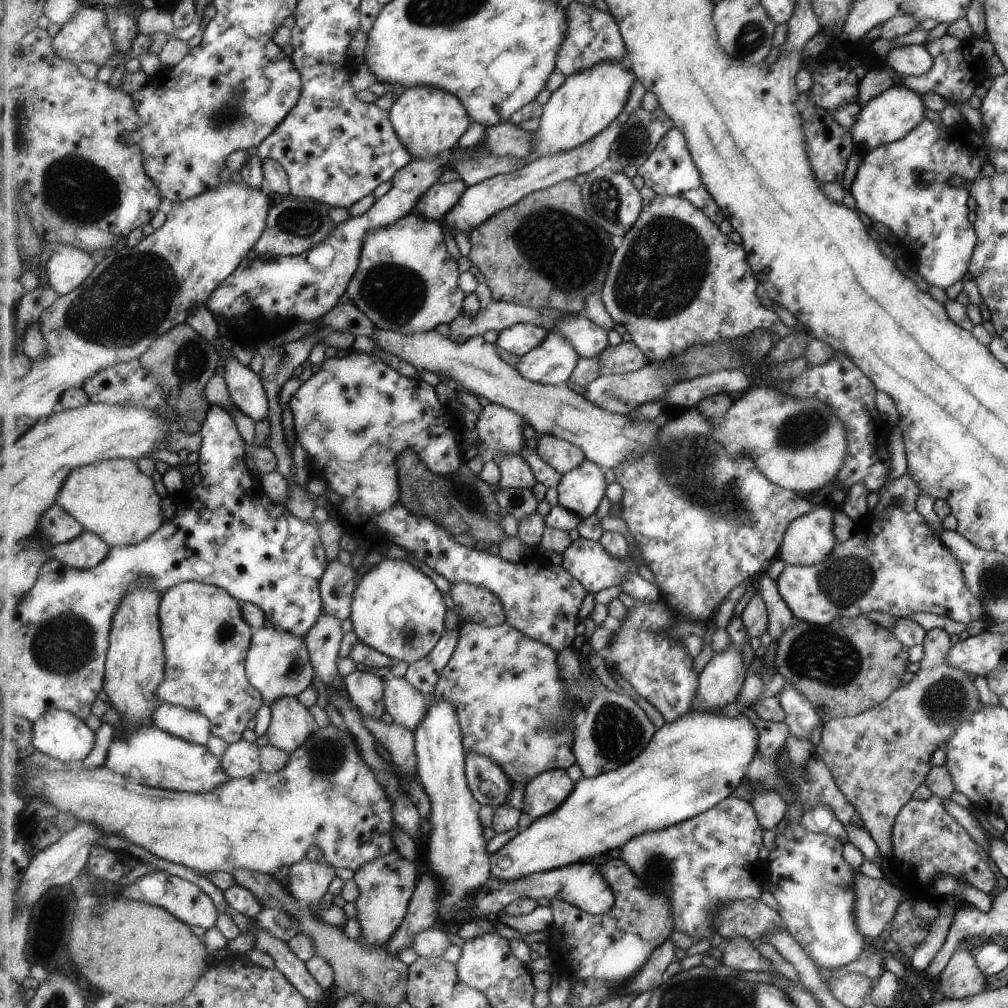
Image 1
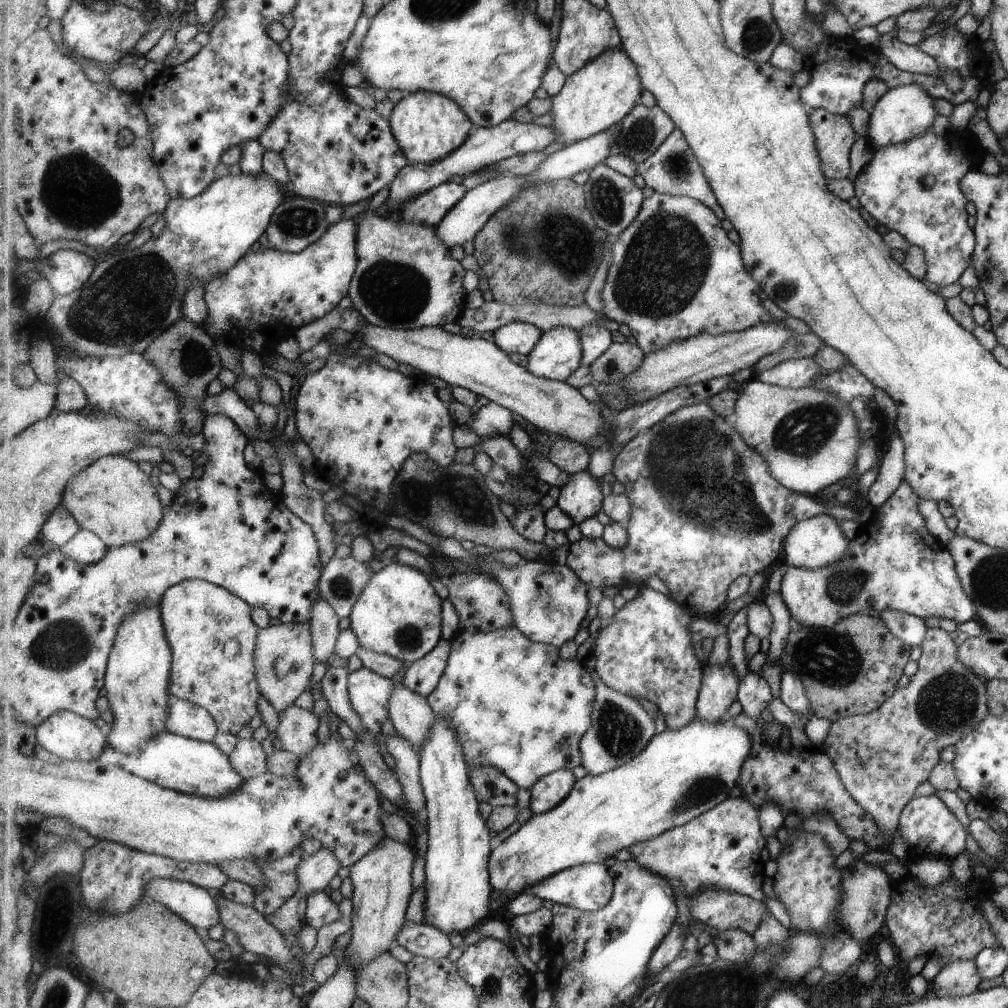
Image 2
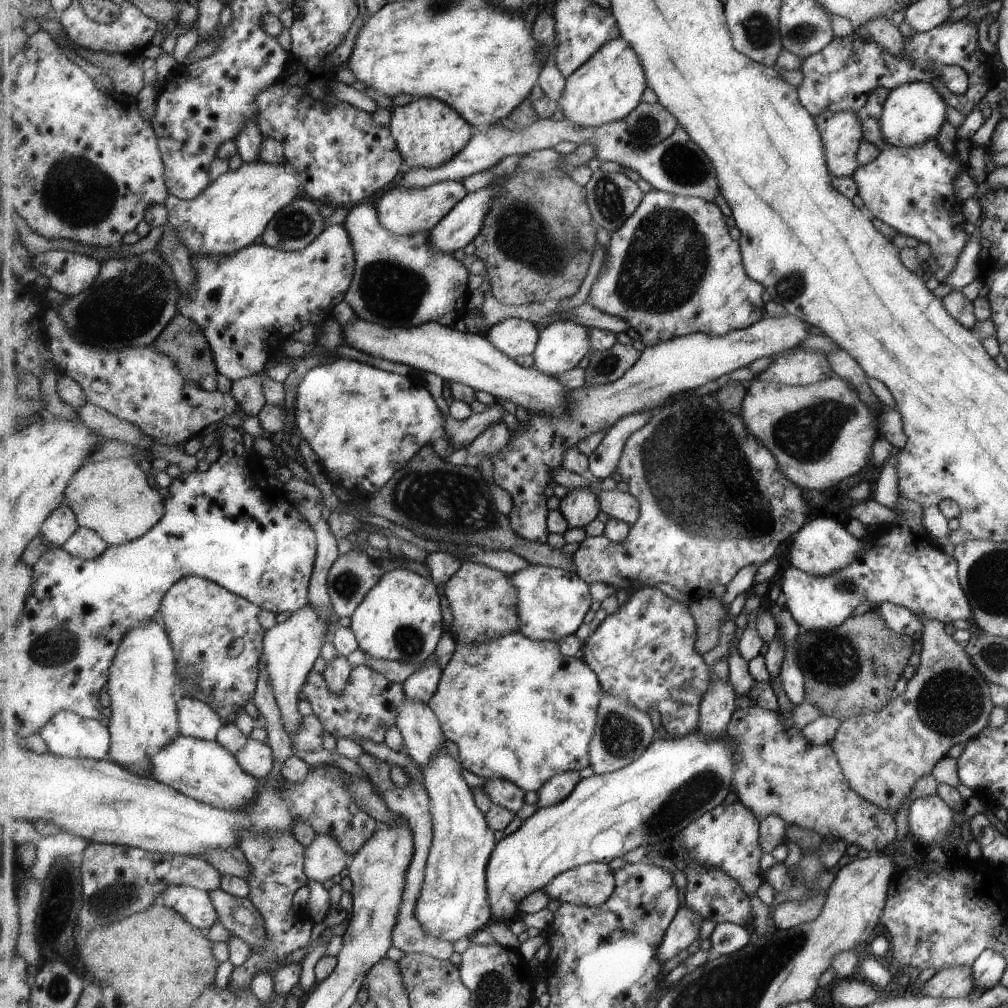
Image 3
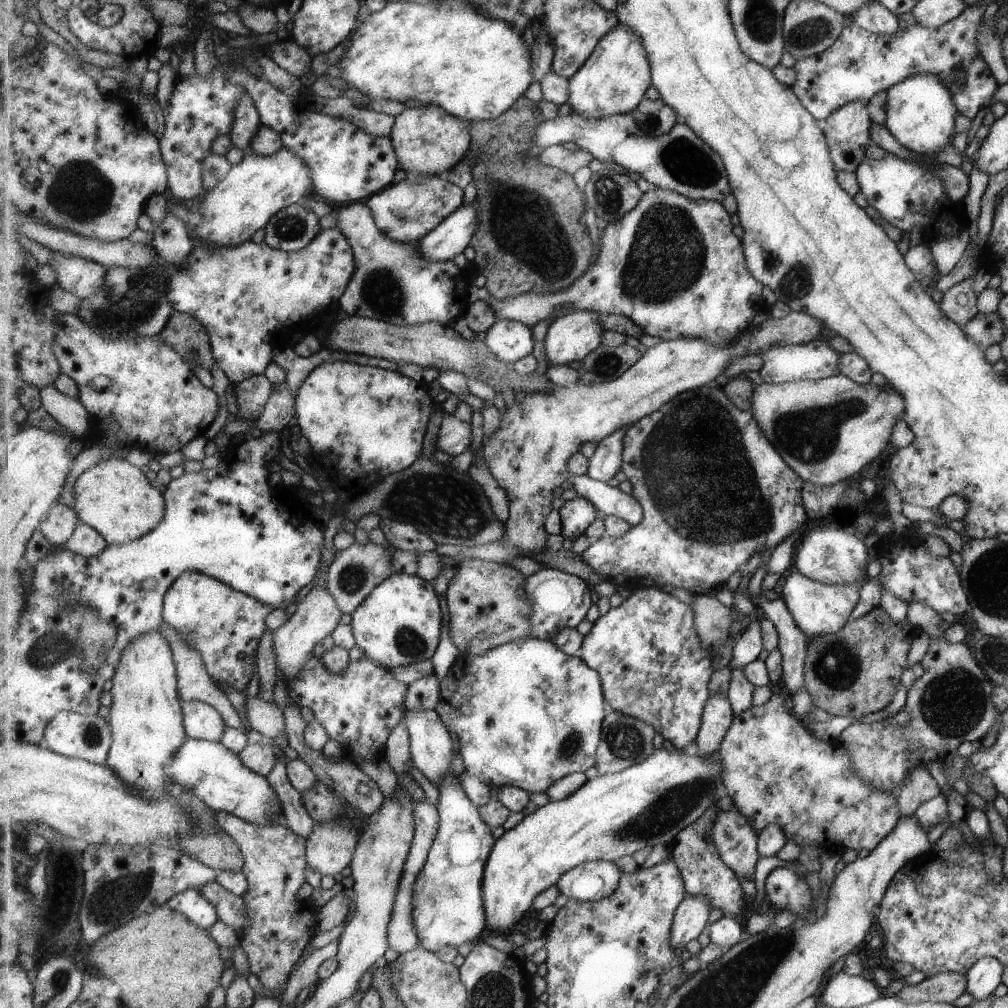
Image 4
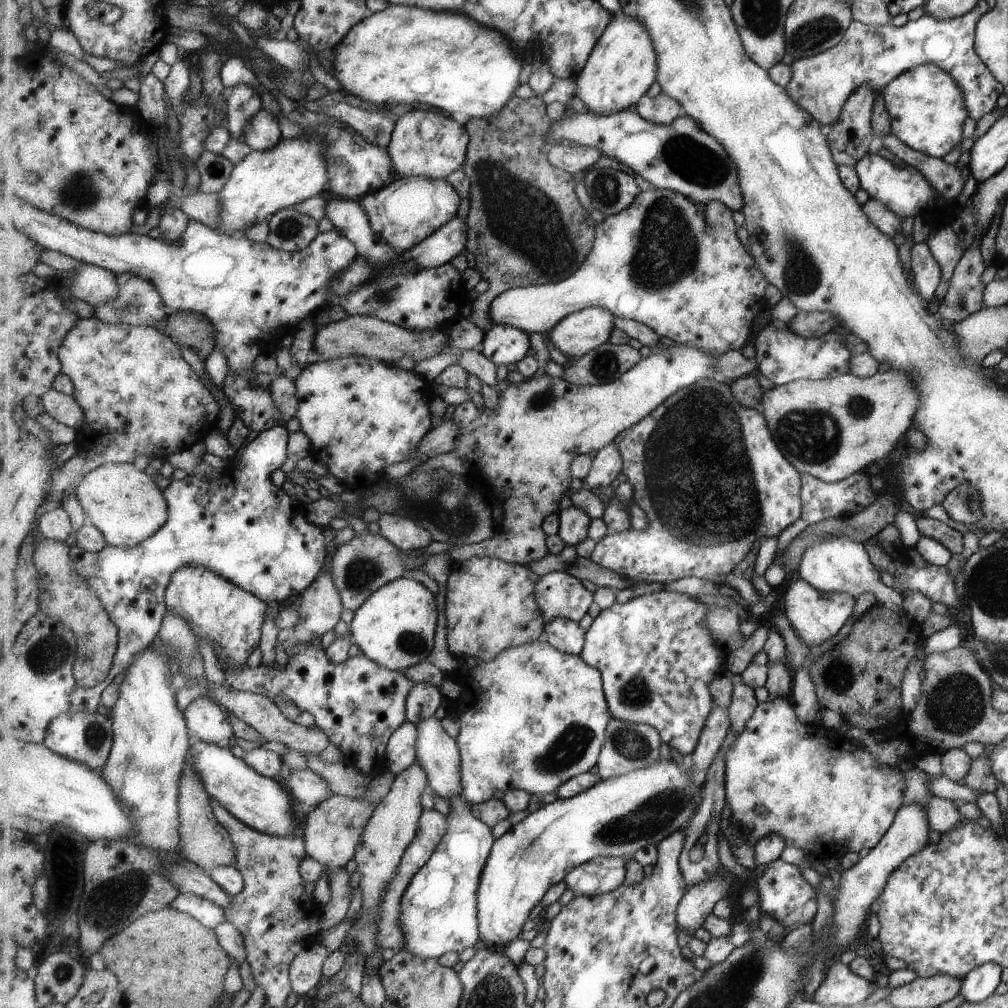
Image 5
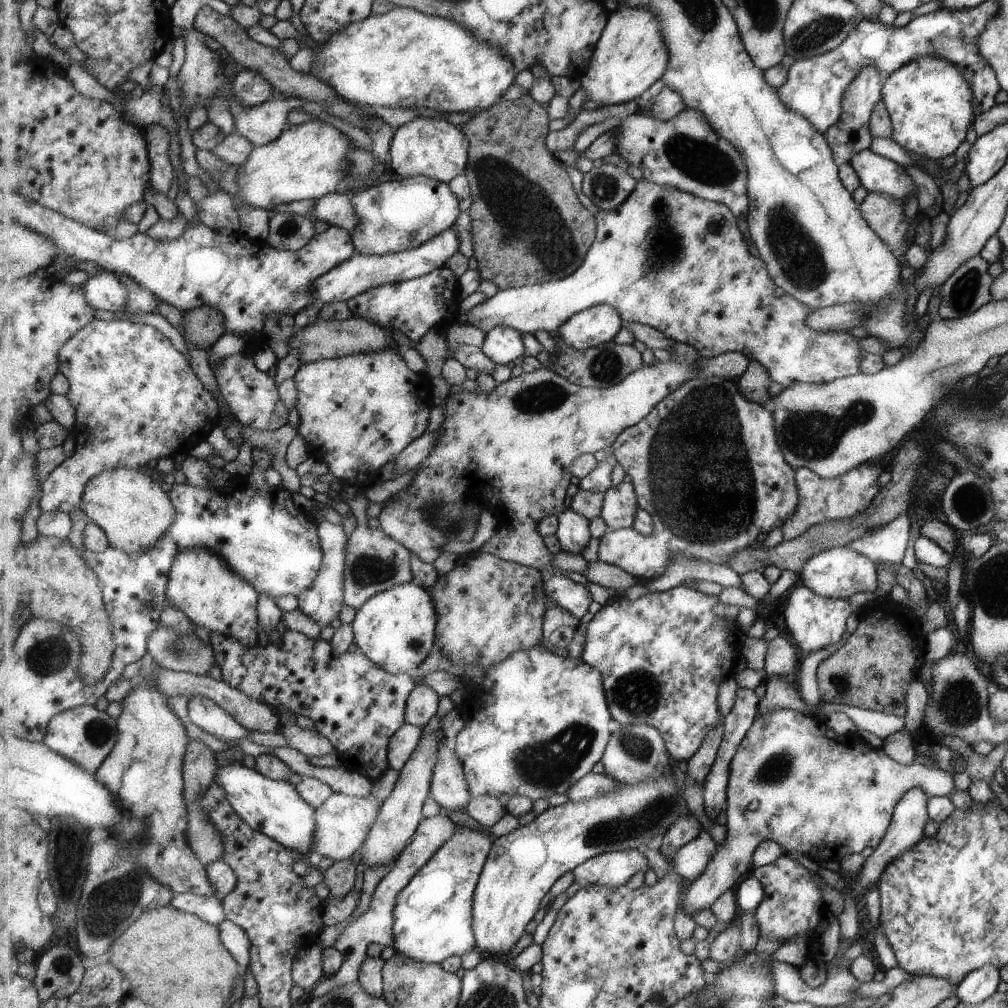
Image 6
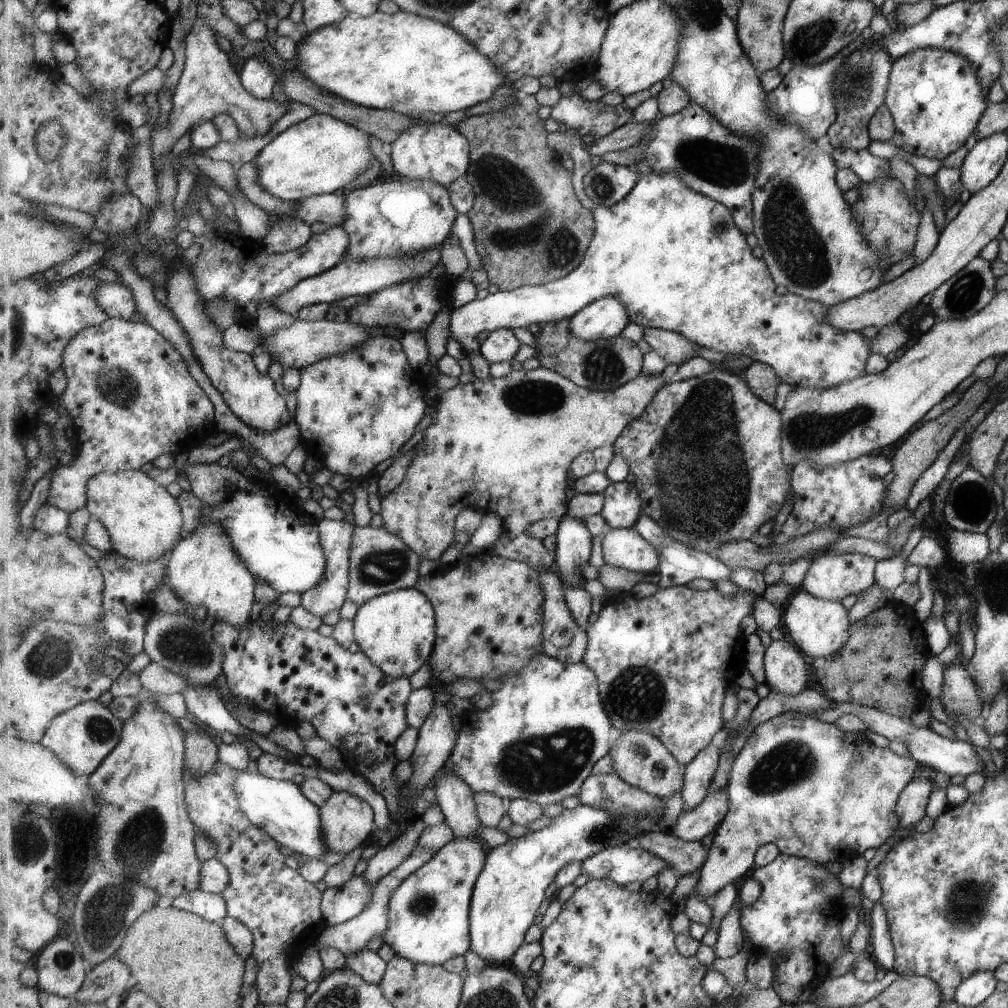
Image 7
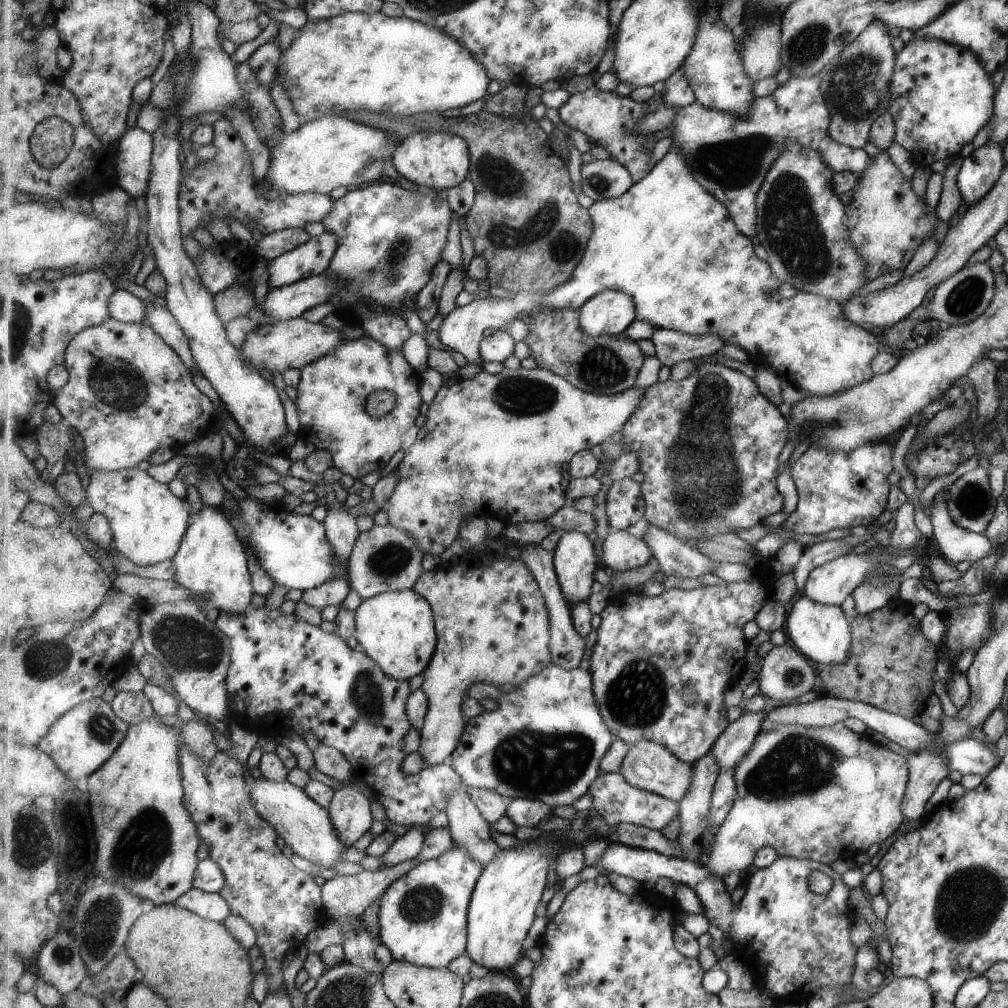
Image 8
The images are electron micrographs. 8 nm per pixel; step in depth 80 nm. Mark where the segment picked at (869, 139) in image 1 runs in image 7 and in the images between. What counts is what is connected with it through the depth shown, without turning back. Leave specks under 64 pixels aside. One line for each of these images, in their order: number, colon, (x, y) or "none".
2: (903, 112)
3: (912, 113)
4: (920, 110)
5: (926, 108)
6: (930, 105)
7: (935, 97)

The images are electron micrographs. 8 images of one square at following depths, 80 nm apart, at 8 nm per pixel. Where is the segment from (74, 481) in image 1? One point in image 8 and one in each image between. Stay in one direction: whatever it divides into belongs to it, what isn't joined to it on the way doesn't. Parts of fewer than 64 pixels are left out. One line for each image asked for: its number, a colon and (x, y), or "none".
2: (113, 497)
3: (114, 497)
4: (115, 497)
5: (126, 504)
6: (135, 512)
7: (146, 522)
8: (149, 522)

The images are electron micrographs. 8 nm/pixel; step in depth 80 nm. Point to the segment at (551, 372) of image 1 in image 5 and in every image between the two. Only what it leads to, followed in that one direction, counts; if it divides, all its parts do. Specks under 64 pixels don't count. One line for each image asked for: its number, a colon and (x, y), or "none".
2: (558, 354)
3: (563, 344)
4: (571, 337)
5: (584, 330)

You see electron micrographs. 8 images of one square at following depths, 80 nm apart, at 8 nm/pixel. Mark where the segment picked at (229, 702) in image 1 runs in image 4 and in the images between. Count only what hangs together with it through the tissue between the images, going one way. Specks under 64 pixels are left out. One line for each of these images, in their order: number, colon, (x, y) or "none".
2: (200, 617)
3: (203, 618)
4: (226, 625)

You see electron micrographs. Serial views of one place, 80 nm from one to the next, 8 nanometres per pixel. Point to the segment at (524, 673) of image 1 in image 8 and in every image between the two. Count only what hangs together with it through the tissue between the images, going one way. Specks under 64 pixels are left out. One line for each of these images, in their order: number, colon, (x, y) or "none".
2: (516, 704)
3: (519, 709)
4: (526, 714)
5: (533, 718)
6: (540, 721)
7: (547, 726)
8: (545, 742)

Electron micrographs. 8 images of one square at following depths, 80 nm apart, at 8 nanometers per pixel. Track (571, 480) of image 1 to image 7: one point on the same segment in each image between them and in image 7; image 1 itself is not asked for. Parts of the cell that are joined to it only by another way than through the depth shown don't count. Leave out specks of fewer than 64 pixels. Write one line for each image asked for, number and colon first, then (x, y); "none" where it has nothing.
2: (582, 497)
3: (581, 507)
4: (579, 514)
5: (575, 523)
6: (574, 532)
7: (575, 541)

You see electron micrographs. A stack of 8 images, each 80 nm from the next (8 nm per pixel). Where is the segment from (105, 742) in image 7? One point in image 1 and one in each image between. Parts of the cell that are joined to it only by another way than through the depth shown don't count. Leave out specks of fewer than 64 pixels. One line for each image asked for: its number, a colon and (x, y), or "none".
1: (62, 734)
2: (70, 736)
3: (69, 734)
4: (71, 734)
5: (83, 736)
6: (87, 736)

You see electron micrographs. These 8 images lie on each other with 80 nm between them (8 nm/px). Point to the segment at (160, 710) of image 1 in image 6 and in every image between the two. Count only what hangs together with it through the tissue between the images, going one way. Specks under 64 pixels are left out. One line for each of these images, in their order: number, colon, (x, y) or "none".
2: (185, 718)
3: (198, 719)
4: (202, 721)
5: (208, 722)
6: (206, 713)

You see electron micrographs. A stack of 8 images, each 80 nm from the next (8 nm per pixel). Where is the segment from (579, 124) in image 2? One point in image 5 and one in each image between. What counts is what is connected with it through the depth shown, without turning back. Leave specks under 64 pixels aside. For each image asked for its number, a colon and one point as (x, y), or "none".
3: (609, 86)
4: (616, 77)
5: (624, 64)

